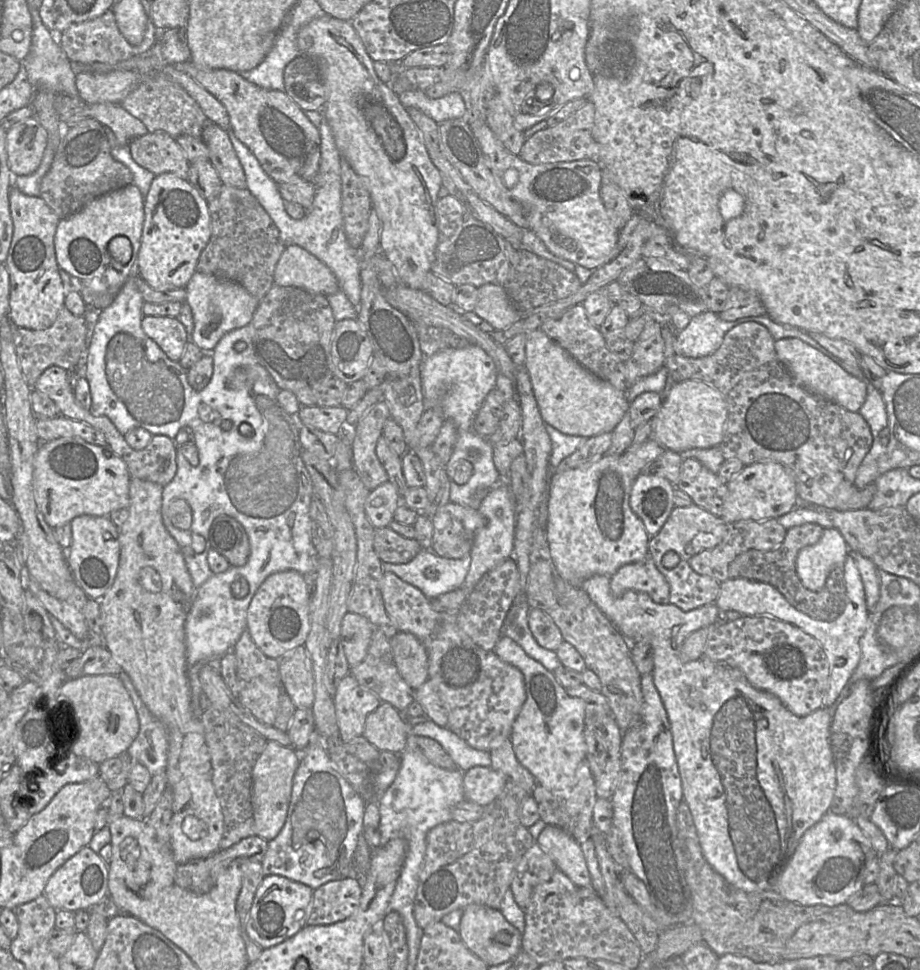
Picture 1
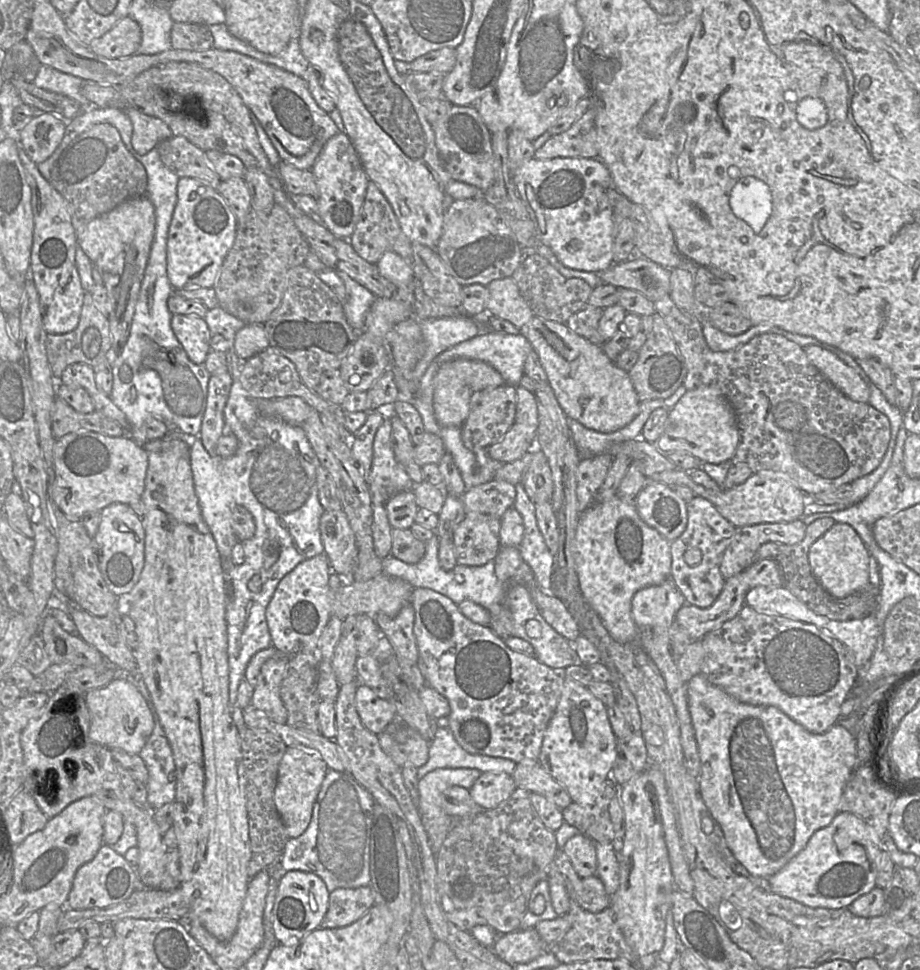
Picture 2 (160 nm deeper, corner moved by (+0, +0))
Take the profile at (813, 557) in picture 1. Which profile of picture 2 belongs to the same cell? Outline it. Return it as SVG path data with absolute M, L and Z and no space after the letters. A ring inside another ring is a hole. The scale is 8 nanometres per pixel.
M835 522L811 545L808 560L813 575L830 595L845 598L856 592L873 594L877 609L877 588L871 586L869 578L870 554L853 527Z

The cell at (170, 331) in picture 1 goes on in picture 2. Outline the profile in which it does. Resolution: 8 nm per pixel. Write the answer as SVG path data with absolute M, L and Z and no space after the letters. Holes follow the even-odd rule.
M173 315L171 328L188 358L193 363L203 365L207 354L211 351L210 340L212 337L204 318Z

